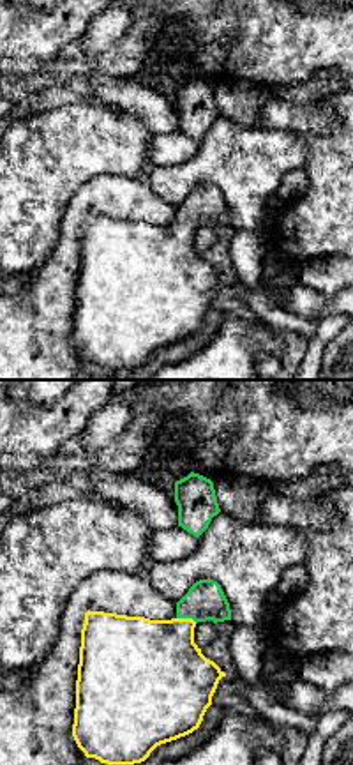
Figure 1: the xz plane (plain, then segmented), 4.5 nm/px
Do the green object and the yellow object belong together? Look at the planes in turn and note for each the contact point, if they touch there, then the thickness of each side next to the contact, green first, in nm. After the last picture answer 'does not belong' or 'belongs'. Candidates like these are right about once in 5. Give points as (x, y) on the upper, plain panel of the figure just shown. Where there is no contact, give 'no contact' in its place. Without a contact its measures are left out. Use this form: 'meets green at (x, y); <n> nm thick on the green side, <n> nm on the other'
meets green at (187, 221); 180 nm thick on the green side, 380 nm on the other

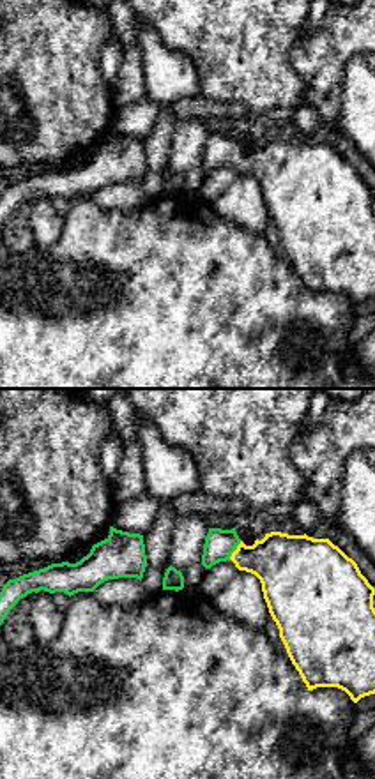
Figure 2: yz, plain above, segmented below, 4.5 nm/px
meets green at (236, 152); 140 nm thick on the green side, 280 nm on the other

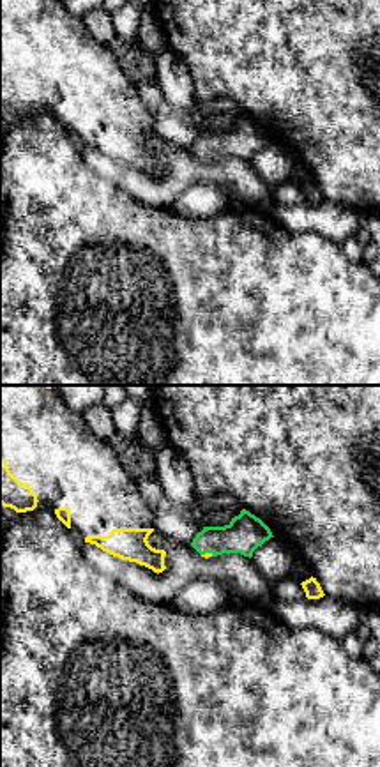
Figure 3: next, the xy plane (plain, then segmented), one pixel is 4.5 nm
meets green at (207, 156); 170 nm thick on the green side, 20 nm on the other

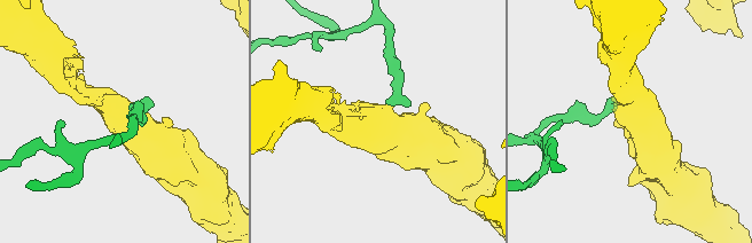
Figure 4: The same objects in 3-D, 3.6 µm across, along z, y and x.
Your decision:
belongs

